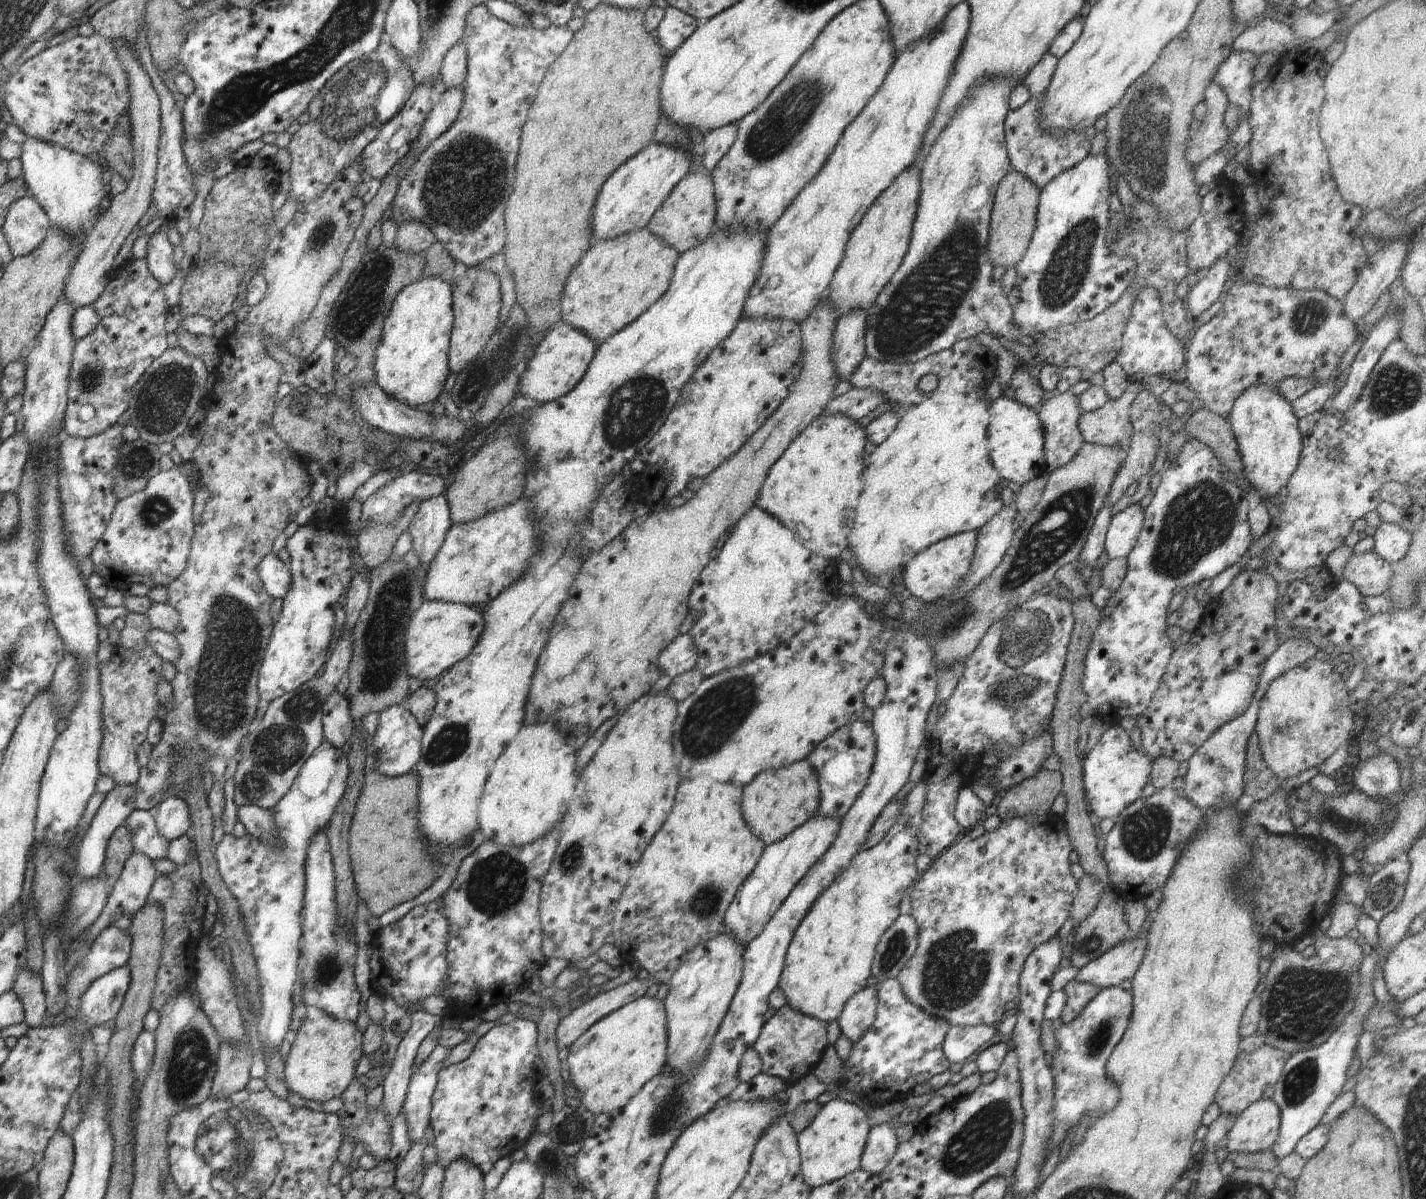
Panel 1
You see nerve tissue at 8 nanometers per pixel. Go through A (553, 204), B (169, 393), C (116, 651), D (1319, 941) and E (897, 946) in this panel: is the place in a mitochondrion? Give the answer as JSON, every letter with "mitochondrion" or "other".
{"A":"other","B":"mitochondrion","C":"other","D":"other","E":"mitochondrion"}

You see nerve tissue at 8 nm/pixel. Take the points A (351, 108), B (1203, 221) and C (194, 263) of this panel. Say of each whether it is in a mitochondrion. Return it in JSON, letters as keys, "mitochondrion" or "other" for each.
{"A":"mitochondrion","B":"other","C":"other"}

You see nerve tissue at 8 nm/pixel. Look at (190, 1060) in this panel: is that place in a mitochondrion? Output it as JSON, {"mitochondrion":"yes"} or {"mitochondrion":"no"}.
{"mitochondrion":"yes"}

